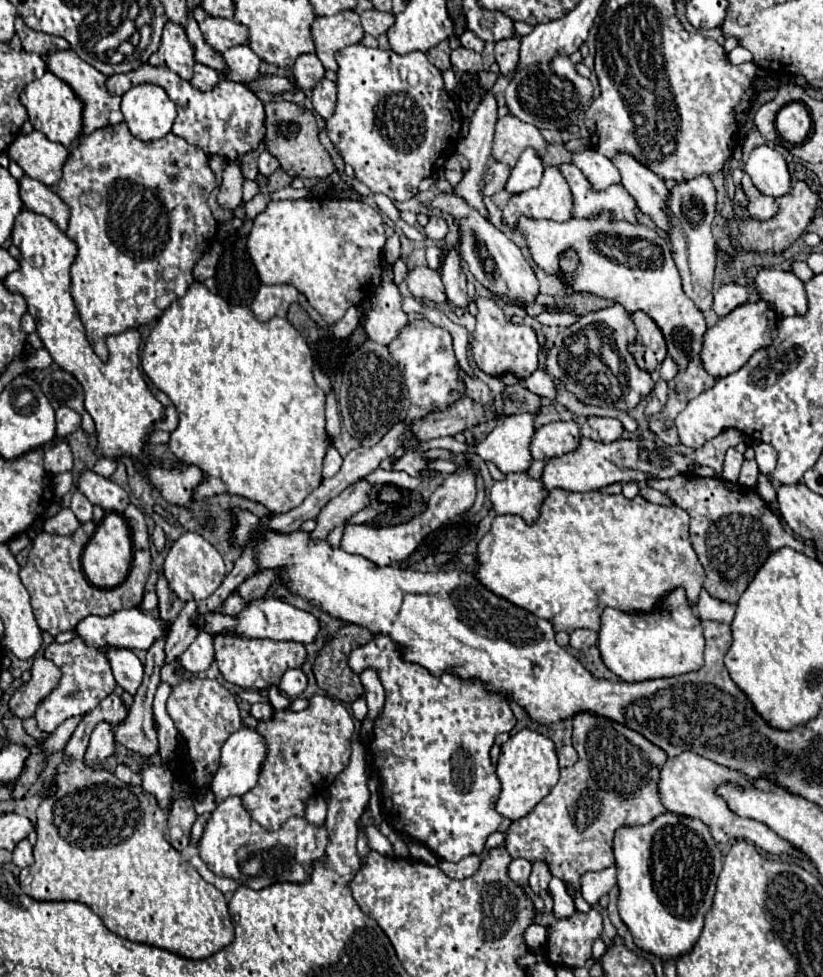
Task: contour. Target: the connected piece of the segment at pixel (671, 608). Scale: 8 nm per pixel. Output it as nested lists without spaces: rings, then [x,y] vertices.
[[[677,589],[669,595],[659,611],[629,615],[619,609],[607,607],[601,613],[601,629],[597,647],[607,669],[627,683],[675,677],[689,671],[697,671],[703,663],[703,631],[701,621],[693,615],[691,605],[685,599],[685,591]]]

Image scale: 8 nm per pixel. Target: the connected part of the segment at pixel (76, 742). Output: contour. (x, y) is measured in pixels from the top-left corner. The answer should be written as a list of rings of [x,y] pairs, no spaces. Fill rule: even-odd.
[[[97,709],[89,711],[81,723],[77,725],[75,733],[71,735],[69,743],[65,745],[65,751],[67,755],[71,757],[71,763],[65,763],[65,765],[59,765],[57,767],[57,795],[41,801],[39,809],[37,809],[37,845],[33,847],[33,855],[35,855],[35,863],[25,867],[19,875],[19,883],[21,883],[21,889],[37,899],[37,901],[81,901],[85,905],[89,905],[105,923],[105,927],[109,931],[113,931],[115,935],[123,937],[123,939],[129,939],[129,941],[135,941],[135,943],[147,943],[147,945],[153,945],[153,947],[159,947],[159,949],[167,949],[179,957],[185,957],[185,959],[205,959],[205,957],[211,957],[213,953],[221,951],[223,947],[227,947],[231,941],[233,941],[233,935],[235,935],[235,929],[233,929],[233,923],[231,923],[231,917],[229,917],[229,909],[227,909],[227,901],[225,901],[225,895],[215,889],[211,883],[203,881],[201,875],[197,873],[197,869],[185,861],[181,857],[179,851],[175,851],[167,841],[165,841],[165,827],[167,827],[167,819],[169,819],[169,811],[171,809],[161,809],[157,799],[153,795],[149,795],[143,787],[135,787],[135,785],[129,785],[129,783],[123,783],[119,781],[111,771],[103,769],[103,767],[87,767],[83,765],[83,759],[85,750],[88,746],[91,731],[93,727],[97,725]]]

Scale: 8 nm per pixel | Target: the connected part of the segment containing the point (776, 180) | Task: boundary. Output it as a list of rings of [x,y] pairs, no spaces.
[[[757,145],[745,163],[745,171],[753,185],[769,197],[783,197],[791,193],[791,175],[787,169],[787,159],[773,145]]]

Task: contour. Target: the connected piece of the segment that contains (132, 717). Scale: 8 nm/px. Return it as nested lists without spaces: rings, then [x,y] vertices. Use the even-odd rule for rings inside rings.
[[[159,639],[159,641],[153,643],[153,647],[147,651],[143,683],[141,683],[141,687],[137,689],[137,695],[135,695],[135,699],[133,699],[129,717],[125,719],[125,723],[117,725],[117,743],[125,745],[129,751],[139,753],[139,755],[145,757],[145,759],[153,757],[153,755],[159,751],[157,731],[153,729],[153,709],[151,709],[151,703],[153,703],[153,695],[155,695],[155,691],[157,691],[157,687],[159,687],[159,683],[161,683],[161,681],[159,681],[159,671],[161,671],[161,667],[163,667],[163,659],[165,659],[163,647],[165,647],[165,639]]]

